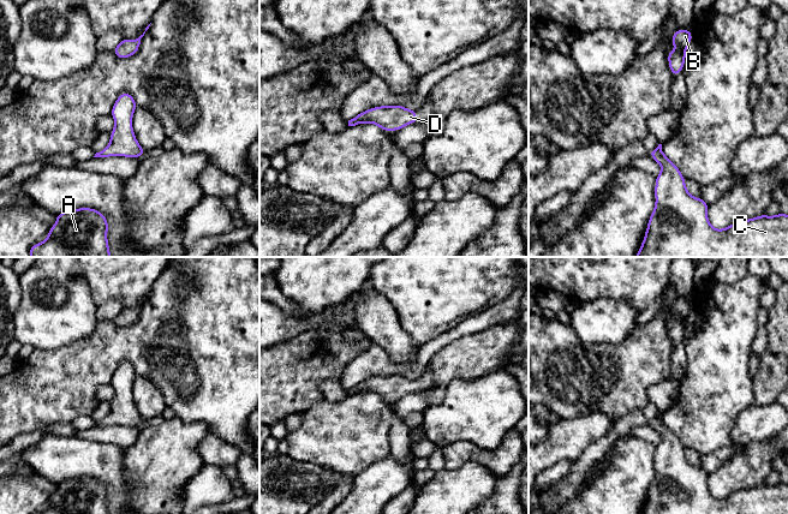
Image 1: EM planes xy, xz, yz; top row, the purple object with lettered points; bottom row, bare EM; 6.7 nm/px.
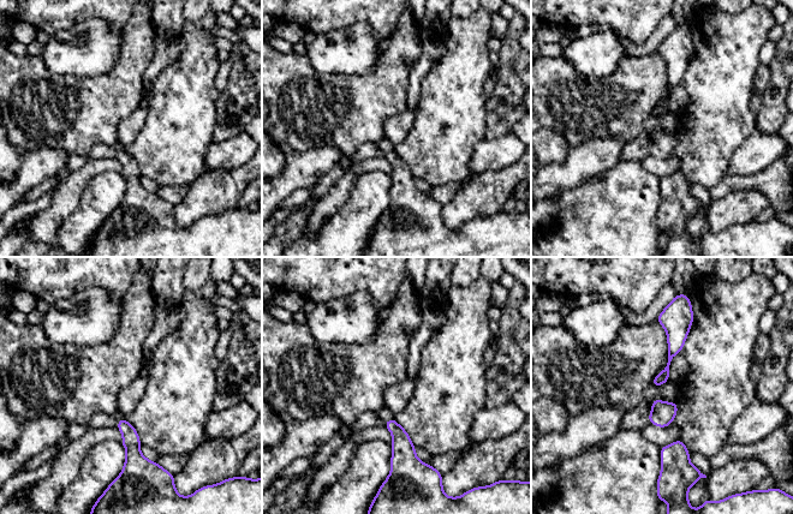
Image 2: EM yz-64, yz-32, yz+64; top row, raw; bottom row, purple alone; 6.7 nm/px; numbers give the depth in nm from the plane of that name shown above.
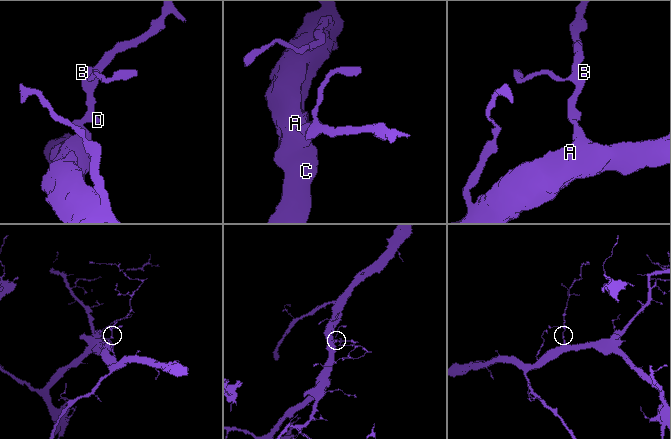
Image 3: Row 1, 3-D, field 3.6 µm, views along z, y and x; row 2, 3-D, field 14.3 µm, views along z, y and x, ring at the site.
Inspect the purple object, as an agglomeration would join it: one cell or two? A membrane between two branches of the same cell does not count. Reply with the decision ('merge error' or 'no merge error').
no merge error

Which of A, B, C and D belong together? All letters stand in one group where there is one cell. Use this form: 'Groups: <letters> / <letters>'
Groups: A B C D

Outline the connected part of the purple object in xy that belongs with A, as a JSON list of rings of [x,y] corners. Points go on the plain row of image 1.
[[[91,477],[71,478],[56,484],[47,508],[34,514],[108,514],[108,491]]]

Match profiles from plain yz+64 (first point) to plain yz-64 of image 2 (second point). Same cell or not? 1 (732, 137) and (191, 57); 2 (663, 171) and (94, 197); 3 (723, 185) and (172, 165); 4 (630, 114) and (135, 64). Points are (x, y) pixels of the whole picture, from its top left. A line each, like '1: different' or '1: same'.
1: same
2: different
3: different
4: same

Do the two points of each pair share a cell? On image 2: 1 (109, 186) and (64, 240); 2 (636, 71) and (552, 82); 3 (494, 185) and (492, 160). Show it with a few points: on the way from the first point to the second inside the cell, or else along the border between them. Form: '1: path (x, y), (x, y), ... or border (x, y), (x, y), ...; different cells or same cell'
1: path (99, 199), (91, 213), (77, 227); same cell
2: path (615, 89), (572, 89); same cell
3: border (518, 159), (502, 168), (471, 174); different cells

